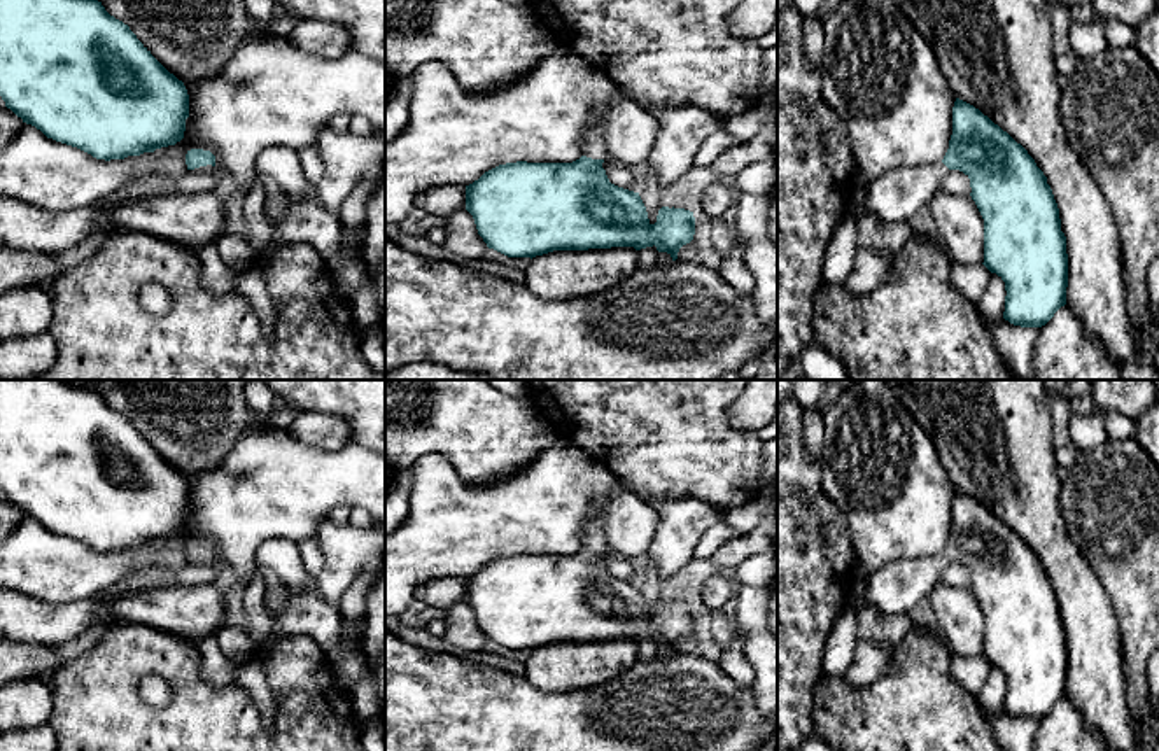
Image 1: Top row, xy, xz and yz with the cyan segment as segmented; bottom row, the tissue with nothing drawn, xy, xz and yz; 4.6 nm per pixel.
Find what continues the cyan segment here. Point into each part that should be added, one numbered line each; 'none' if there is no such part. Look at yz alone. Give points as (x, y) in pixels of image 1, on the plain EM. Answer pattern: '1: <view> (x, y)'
1: yz (899, 587)

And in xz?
1: xz (592, 536)

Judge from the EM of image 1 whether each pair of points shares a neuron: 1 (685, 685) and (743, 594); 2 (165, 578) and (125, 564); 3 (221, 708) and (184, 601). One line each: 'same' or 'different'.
1: different
2: different
3: different

